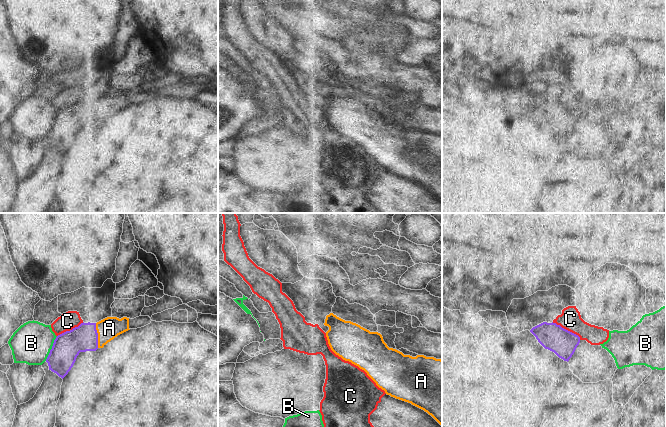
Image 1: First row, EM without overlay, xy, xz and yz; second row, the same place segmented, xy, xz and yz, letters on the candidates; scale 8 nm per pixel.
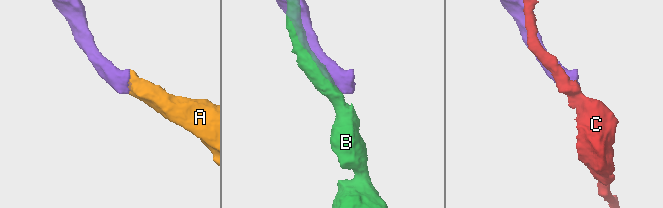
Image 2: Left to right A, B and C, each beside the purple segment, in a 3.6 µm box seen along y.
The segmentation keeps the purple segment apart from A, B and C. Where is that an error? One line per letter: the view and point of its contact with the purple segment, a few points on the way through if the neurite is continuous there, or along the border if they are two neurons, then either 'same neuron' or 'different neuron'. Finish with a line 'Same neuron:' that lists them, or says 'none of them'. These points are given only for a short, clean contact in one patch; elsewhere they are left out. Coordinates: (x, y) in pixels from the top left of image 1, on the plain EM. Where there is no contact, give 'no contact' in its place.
A: contact xy (97, 111); way xy (68, 121), (76, 116), (97, 111), (109, 104); same neuron
B: contact xy (52, 124); different neuron
C: contact yz (567, 106); different neuron
Same neuron: A

